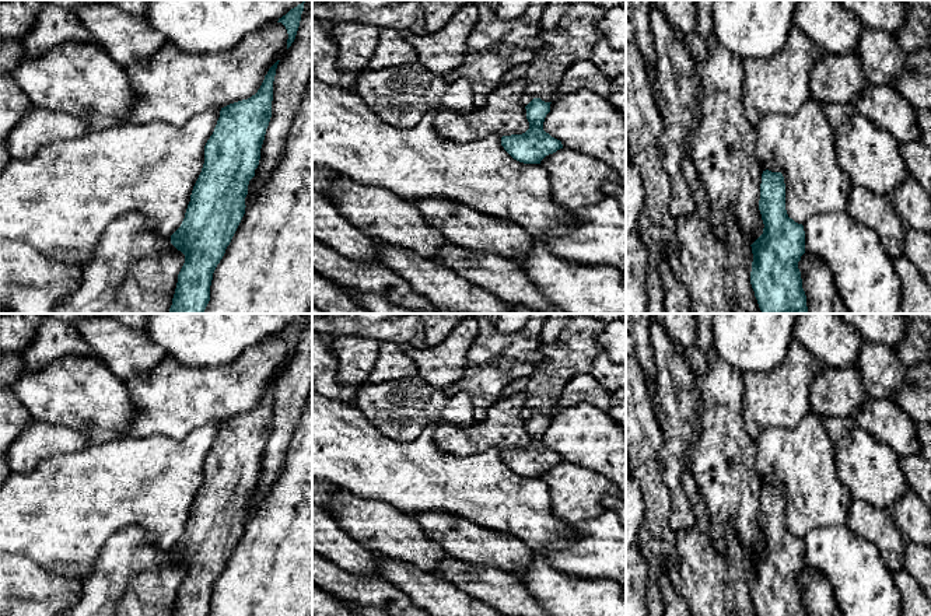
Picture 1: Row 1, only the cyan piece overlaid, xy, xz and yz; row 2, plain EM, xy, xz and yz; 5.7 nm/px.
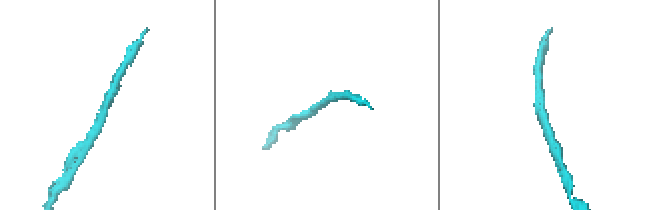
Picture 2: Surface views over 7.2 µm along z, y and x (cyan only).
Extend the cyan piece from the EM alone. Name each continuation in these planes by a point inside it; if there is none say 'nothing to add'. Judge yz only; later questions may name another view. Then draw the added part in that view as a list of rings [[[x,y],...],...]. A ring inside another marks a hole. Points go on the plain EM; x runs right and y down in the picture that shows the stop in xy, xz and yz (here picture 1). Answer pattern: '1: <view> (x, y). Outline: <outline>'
nothing to add

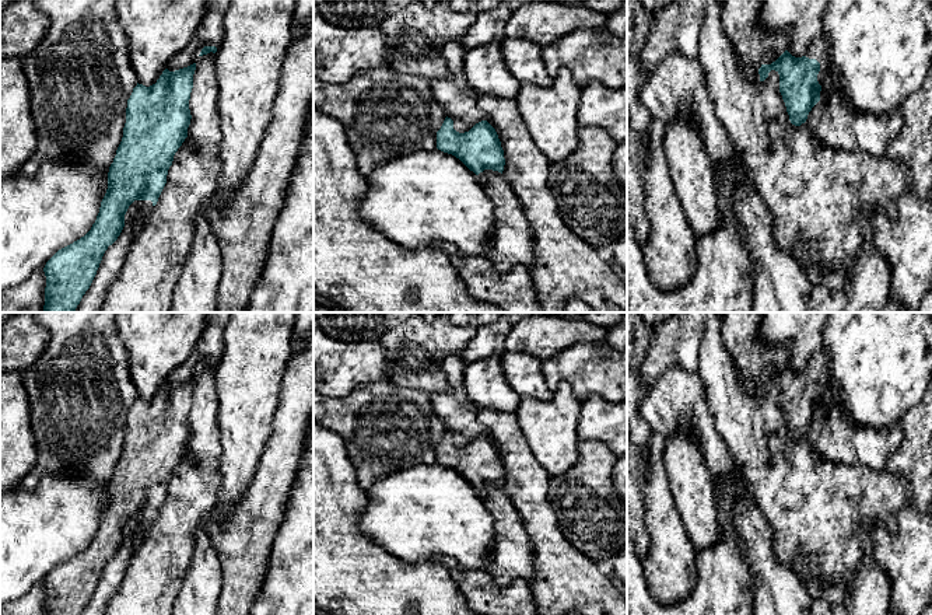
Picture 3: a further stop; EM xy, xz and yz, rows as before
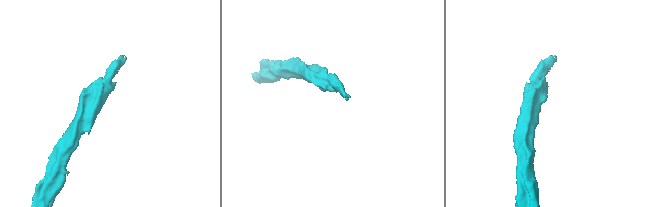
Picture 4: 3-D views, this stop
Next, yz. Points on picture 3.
1: yz (816, 364). Outline: [[[821,352],[814,353],[807,361],[805,370],[809,373],[816,373],[820,377],[817,395],[821,401],[824,401],[826,396],[824,382],[828,378],[827,367],[826,367],[826,356]]]

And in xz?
nothing to add

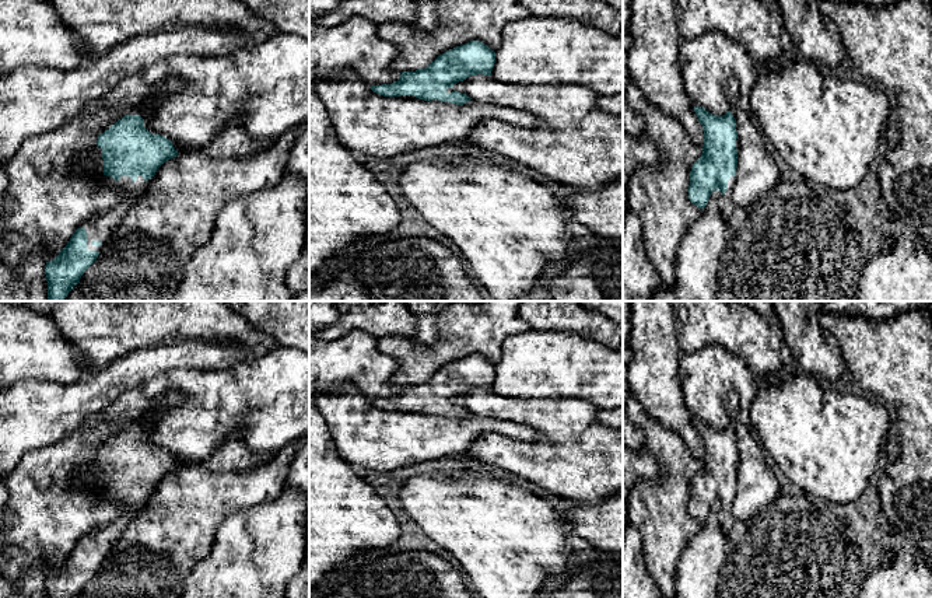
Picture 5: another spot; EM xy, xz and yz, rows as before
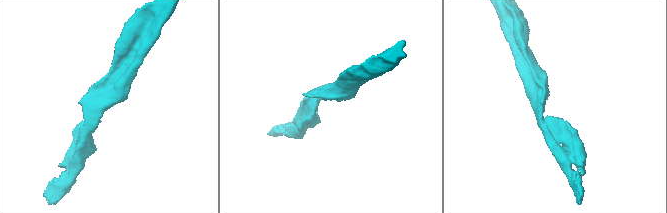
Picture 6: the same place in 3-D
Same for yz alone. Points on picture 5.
1: yz (725, 516). Outline: [[[730,490],[728,494],[728,504],[723,508],[719,507],[718,518],[719,518],[722,531],[725,534],[729,534],[736,522],[736,520],[732,514],[732,503],[733,503],[735,496],[736,496],[736,490]]]

